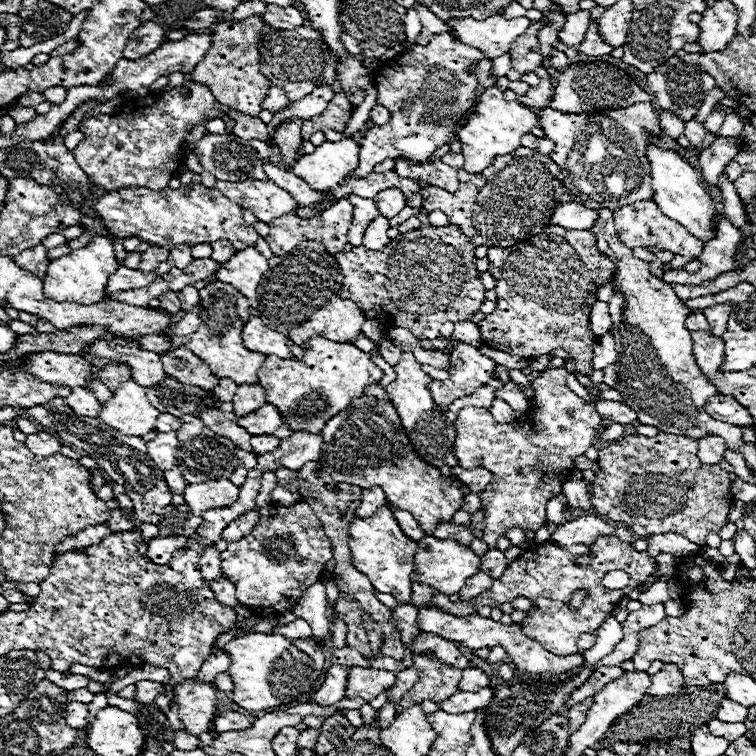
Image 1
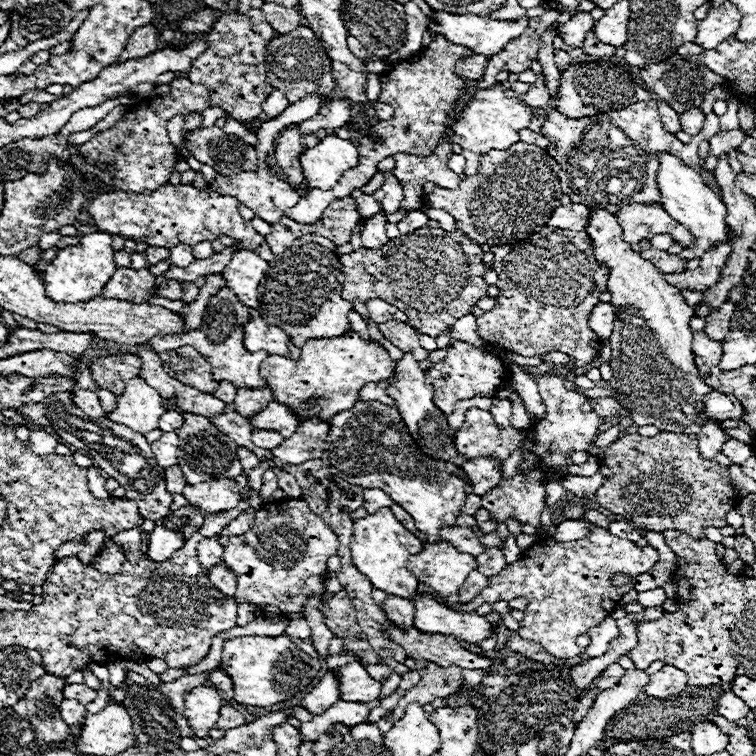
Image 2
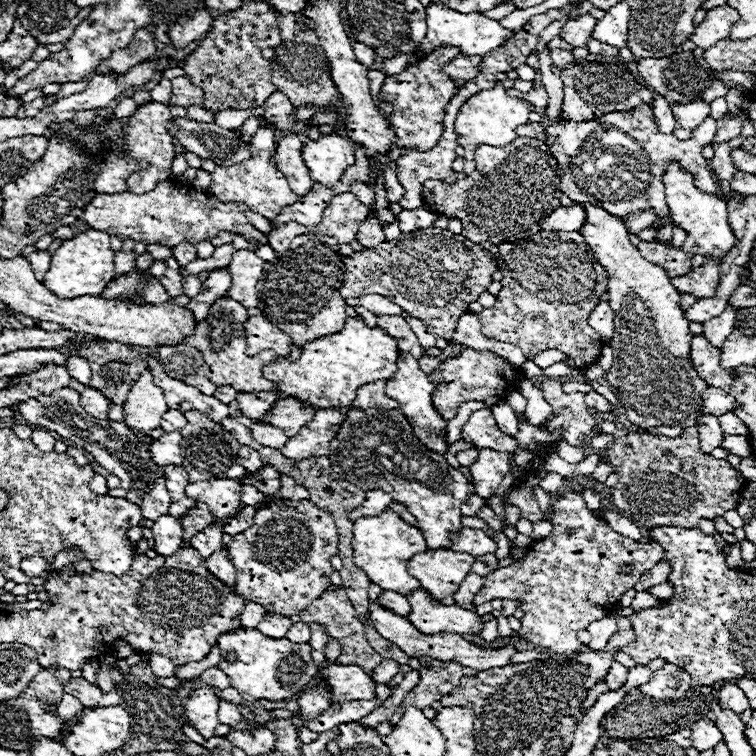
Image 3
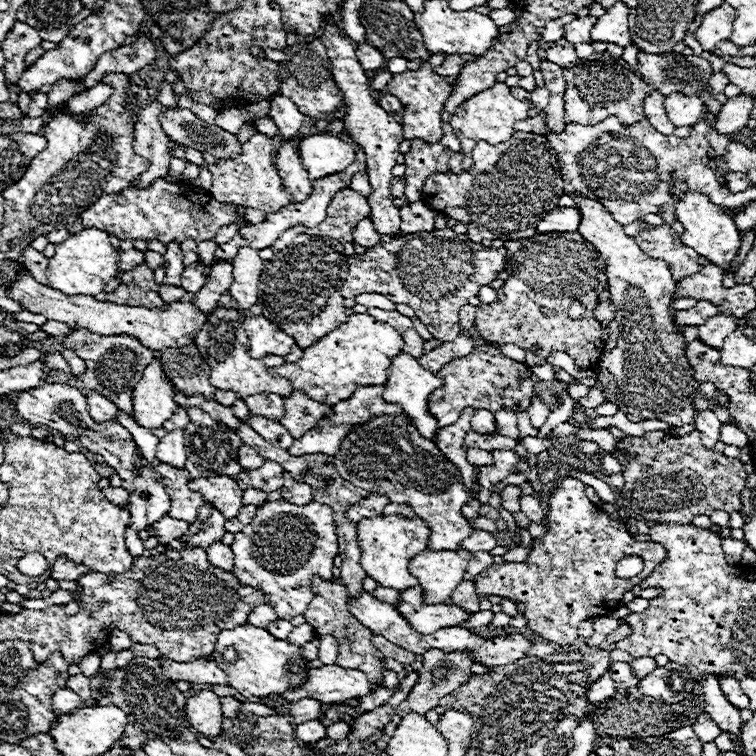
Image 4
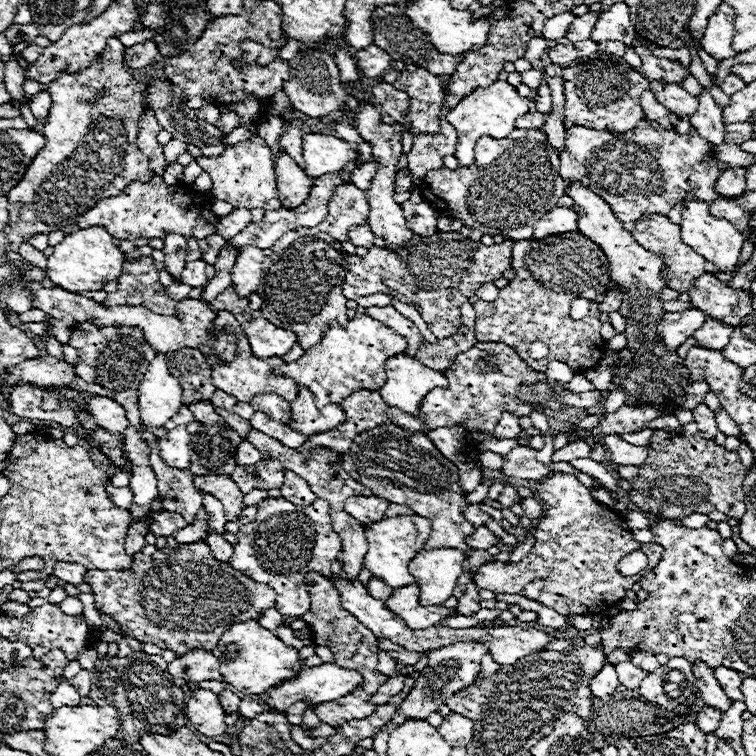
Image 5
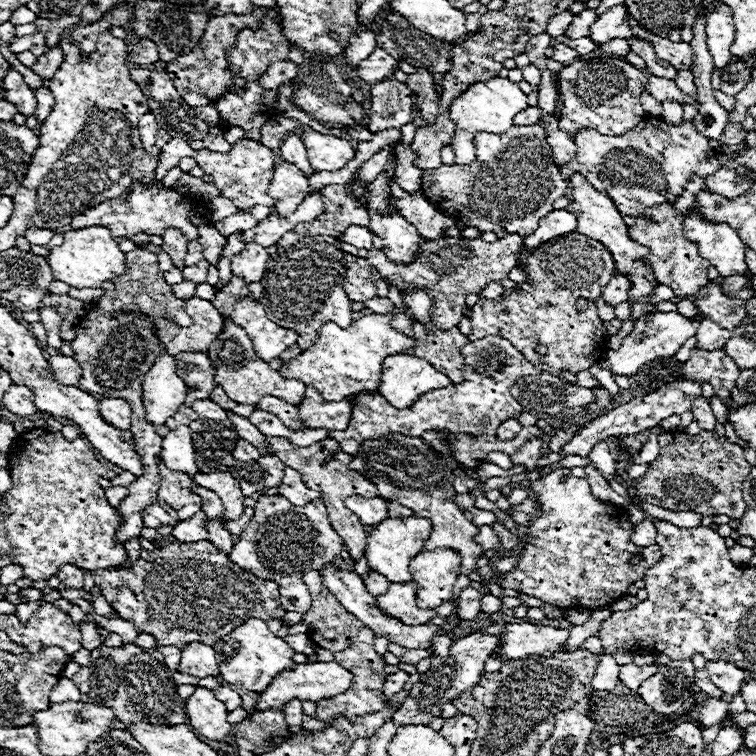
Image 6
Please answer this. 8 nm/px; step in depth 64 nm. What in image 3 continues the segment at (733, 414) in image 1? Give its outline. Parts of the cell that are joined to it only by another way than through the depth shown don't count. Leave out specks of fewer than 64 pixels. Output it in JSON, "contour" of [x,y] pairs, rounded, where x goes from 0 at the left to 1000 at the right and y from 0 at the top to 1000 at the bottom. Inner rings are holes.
{"contour":[[[937,511],[934,513],[934,529],[929,532],[929,540],[934,545],[942,545],[947,550],[958,548],[958,545],[968,545],[974,537],[974,529],[968,524],[963,524],[958,516]]]}

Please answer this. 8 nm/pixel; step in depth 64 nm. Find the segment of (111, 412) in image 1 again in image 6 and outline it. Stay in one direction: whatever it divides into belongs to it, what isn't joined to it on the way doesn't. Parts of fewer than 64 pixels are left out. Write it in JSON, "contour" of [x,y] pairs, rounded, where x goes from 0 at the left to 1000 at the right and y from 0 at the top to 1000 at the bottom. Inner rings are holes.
{"contour":[[[212,468],[196,489],[188,508],[188,529],[193,540],[193,556],[204,563],[220,558],[243,534],[249,513],[233,495],[233,476],[225,468]]]}

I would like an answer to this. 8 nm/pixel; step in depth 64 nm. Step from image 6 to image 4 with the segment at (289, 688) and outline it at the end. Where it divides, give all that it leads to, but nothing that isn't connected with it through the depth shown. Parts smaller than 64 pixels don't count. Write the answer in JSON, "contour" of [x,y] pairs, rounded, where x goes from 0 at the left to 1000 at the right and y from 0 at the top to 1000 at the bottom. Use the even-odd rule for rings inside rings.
{"contour":[[[434,878],[426,884],[413,884],[407,889],[407,899],[392,910],[392,913],[378,913],[370,921],[357,921],[365,923],[373,931],[386,931],[402,921],[423,926],[429,931],[442,931],[452,929],[460,923],[471,921],[484,921],[489,918],[487,897],[476,886],[466,884],[452,884],[447,878]]]}

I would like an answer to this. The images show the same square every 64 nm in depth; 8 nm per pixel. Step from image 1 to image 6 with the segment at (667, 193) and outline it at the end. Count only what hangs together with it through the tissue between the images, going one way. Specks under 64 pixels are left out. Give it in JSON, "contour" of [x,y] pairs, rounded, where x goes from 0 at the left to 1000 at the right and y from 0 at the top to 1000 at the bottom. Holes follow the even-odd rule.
{"contour":[[[913,280],[905,291],[905,307],[915,320],[923,320],[926,339],[931,339],[952,365],[987,365],[992,378],[997,362],[987,349],[987,325],[963,296],[937,296],[929,280]]]}

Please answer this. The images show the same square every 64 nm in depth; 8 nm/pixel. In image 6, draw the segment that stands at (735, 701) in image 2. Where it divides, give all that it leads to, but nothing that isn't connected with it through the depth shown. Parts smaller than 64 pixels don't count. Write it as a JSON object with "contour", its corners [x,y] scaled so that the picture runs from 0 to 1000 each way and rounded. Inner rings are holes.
{"contour":[[[934,873],[937,878],[937,894],[939,899],[955,913],[963,915],[968,921],[974,921],[979,915],[979,902],[987,897],[987,886],[976,884],[974,878],[966,878],[960,873]]]}

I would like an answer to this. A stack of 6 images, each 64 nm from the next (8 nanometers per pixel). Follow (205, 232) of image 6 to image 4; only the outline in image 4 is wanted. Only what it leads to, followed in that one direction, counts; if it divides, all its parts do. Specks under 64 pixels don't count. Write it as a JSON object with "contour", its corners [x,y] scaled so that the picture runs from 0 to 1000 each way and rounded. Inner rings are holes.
{"contour":[[[270,317],[270,320],[262,320],[262,339],[270,349],[280,349],[283,344],[283,336],[286,336],[286,317]]]}

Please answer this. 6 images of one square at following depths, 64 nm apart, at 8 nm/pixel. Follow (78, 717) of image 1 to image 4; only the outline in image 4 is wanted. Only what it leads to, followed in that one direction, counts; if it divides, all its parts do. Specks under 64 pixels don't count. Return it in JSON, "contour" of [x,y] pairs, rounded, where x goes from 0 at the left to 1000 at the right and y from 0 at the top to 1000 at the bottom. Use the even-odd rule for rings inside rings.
{"contour":[[[79,910],[79,913],[74,913],[74,921],[69,921],[69,939],[74,944],[77,942],[98,942],[106,934],[108,934],[106,921],[93,910]]]}

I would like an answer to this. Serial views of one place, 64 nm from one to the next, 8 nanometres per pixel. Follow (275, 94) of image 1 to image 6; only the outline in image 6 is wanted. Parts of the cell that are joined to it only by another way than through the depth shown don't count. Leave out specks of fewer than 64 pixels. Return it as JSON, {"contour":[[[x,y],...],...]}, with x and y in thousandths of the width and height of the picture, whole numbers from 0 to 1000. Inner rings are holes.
{"contour":[[[384,177],[373,193],[370,193],[370,206],[384,214],[384,217],[392,217],[405,233],[413,233],[415,230],[415,222],[410,220],[407,209],[405,209],[405,198],[402,198],[402,190],[397,185],[394,177]]]}

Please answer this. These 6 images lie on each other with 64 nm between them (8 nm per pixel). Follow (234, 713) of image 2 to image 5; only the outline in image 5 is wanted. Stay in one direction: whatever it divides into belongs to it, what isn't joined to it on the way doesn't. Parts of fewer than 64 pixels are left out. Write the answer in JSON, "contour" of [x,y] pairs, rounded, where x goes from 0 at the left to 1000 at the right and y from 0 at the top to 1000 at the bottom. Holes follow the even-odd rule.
{"contour":[[[294,913],[294,915],[288,918],[288,926],[291,926],[291,931],[296,931],[296,939],[299,939],[299,944],[315,942],[317,923],[315,923],[310,915],[304,915],[304,913]]]}

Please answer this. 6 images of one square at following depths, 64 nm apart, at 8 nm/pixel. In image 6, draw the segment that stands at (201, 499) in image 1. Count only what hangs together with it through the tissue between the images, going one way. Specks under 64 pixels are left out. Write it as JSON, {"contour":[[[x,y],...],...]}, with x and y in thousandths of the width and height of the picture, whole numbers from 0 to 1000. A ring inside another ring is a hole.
{"contour":[[[278,624],[278,627],[259,627],[259,640],[270,640],[270,646],[280,646],[296,667],[299,688],[312,688],[323,677],[323,653],[315,638],[307,632],[304,624]]]}

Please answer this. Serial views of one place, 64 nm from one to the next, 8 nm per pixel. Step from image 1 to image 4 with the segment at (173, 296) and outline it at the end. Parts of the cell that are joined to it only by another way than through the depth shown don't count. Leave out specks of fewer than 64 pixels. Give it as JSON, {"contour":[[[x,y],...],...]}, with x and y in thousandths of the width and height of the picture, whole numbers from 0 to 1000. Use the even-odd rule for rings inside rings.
{"contour":[[[222,320],[220,333],[217,333],[217,357],[220,357],[220,370],[217,376],[238,378],[238,365],[243,357],[243,333],[238,331],[238,320]]]}

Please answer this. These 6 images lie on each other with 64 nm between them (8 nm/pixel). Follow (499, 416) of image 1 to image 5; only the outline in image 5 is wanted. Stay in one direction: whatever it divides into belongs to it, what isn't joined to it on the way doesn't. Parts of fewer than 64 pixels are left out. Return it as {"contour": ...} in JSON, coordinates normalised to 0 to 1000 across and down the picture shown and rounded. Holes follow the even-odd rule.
{"contour":[[[667,545],[667,550],[661,553],[661,558],[653,566],[653,577],[656,579],[683,579],[688,577],[690,566],[685,561],[685,550],[677,550],[672,545]]]}

